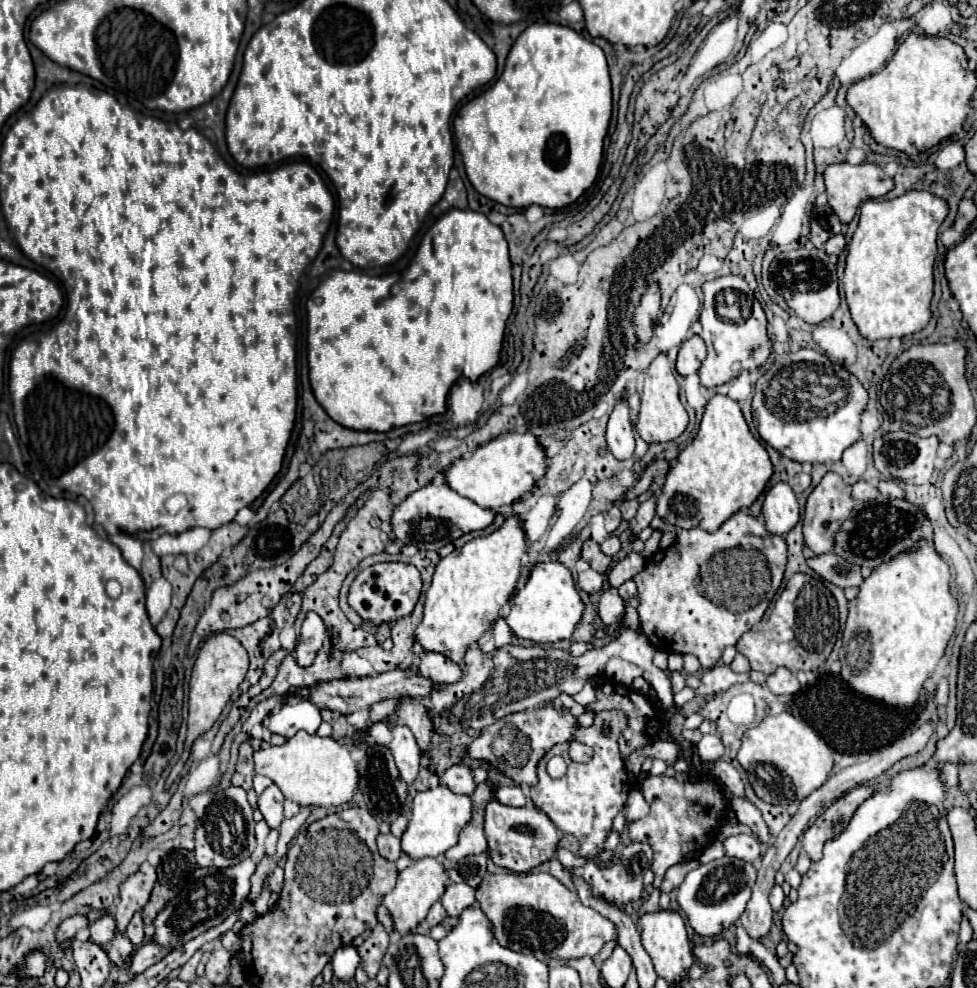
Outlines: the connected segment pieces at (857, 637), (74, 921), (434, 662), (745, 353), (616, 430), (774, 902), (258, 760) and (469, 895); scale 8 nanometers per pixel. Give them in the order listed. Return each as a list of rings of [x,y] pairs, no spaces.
[[[921,543],[917,551],[911,551],[907,555],[897,555],[895,559],[891,559],[891,563],[883,563],[883,567],[873,569],[873,573],[859,587],[859,595],[853,601],[849,601],[849,619],[847,619],[847,625],[845,625],[845,631],[843,631],[843,647],[839,651],[839,659],[841,659],[841,665],[843,665],[841,677],[849,683],[851,689],[855,689],[857,693],[861,693],[869,699],[875,699],[875,701],[881,701],[885,705],[893,705],[893,707],[899,707],[899,709],[913,707],[915,703],[919,703],[919,691],[923,689],[923,683],[931,677],[931,671],[935,671],[935,665],[939,663],[939,659],[945,653],[945,647],[947,647],[947,643],[949,643],[949,639],[955,631],[955,619],[957,619],[957,601],[949,593],[949,567],[937,555],[937,551],[931,547],[931,543]]]
[[[73,915],[69,919],[65,919],[57,931],[57,941],[69,941],[75,937],[75,933],[83,927],[87,927],[91,921],[87,919],[87,915]]]
[[[417,653],[413,665],[417,667],[419,675],[429,677],[441,685],[453,685],[463,677],[461,669],[455,667],[455,663],[447,663],[447,659],[443,659],[443,655],[439,653],[427,653],[427,655]]]
[[[725,275],[703,285],[703,311],[701,311],[701,337],[707,343],[707,357],[701,363],[699,377],[703,387],[719,387],[735,379],[741,371],[759,369],[773,353],[767,335],[767,317],[761,303],[755,299],[747,281],[739,275]]]
[[[621,399],[607,423],[607,445],[609,445],[609,451],[615,455],[615,459],[619,461],[633,457],[633,451],[635,451],[633,425],[629,423],[627,415],[629,415],[627,401]]]
[[[775,885],[775,887],[771,889],[771,893],[769,893],[769,903],[771,903],[773,911],[779,911],[779,909],[783,907],[783,901],[785,901],[783,889],[781,889],[781,885]]]
[[[299,731],[281,747],[255,751],[255,773],[269,777],[285,795],[285,799],[301,807],[341,807],[349,803],[359,787],[359,769],[351,749],[333,737],[319,737]]]
[[[451,883],[445,889],[441,903],[443,903],[447,915],[461,915],[467,907],[471,907],[475,903],[475,889],[467,887],[465,883]]]

